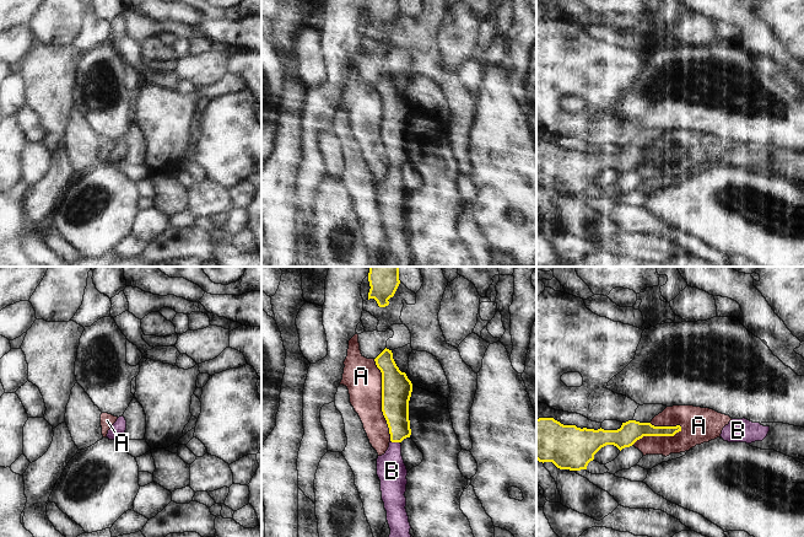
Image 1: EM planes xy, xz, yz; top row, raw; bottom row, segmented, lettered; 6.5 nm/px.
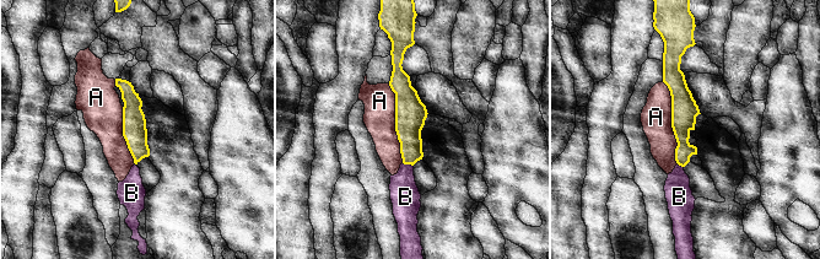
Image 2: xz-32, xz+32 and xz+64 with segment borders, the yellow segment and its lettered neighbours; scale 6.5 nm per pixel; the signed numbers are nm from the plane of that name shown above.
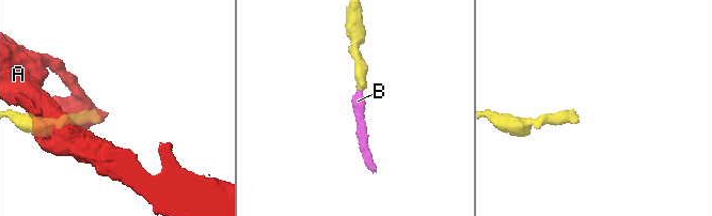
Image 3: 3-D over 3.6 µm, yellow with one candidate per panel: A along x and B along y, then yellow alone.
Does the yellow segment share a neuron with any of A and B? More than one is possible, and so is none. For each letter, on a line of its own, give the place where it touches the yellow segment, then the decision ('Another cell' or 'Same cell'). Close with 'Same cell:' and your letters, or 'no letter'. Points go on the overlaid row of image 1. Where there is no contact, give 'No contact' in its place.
A: Touches yellow at yz (657, 435). Another cell
B: Touches yellow at xz (395, 441). Same cell
Same cell: B

